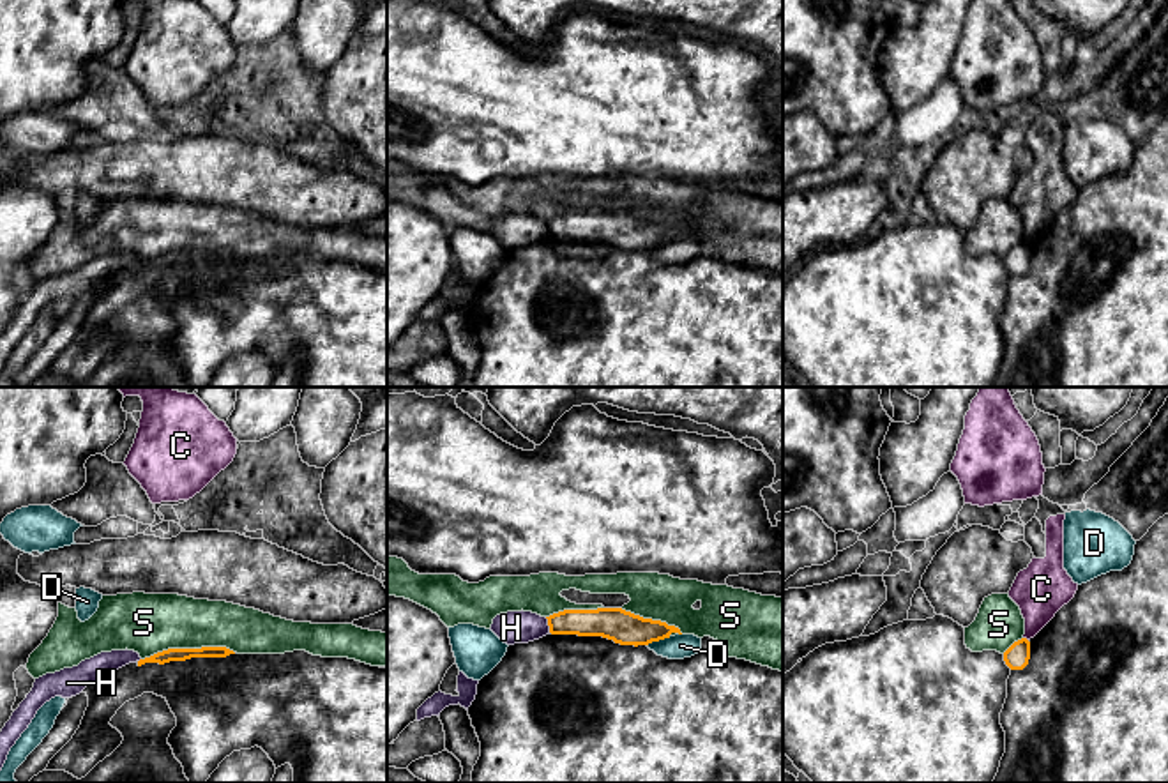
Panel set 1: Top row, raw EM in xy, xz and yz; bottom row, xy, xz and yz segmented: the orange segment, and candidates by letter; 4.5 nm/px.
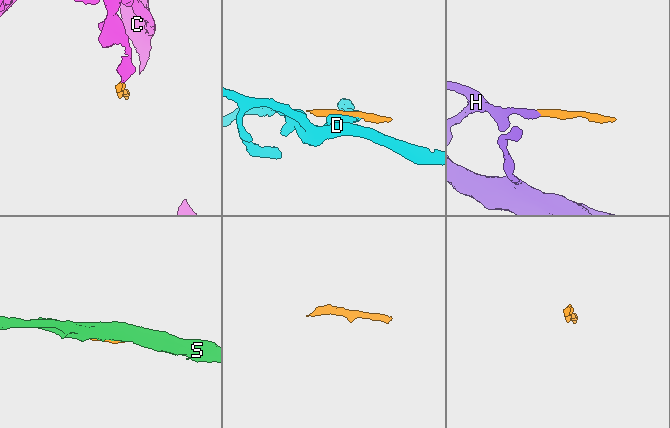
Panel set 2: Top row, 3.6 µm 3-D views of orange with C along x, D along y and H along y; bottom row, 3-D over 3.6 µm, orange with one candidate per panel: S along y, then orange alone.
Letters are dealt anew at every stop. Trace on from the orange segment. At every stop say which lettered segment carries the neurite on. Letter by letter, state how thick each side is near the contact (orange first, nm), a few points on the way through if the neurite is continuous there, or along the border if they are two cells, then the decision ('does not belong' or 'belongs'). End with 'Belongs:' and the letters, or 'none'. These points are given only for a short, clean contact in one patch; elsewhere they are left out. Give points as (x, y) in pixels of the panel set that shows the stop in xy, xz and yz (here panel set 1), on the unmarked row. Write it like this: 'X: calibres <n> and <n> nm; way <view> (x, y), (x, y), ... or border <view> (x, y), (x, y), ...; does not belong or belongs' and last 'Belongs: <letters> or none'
C: calibres 110 and 240 nm; border yz (1023, 241), (1027, 244); does not belong
D: calibres 150 and 110 nm; does not belong
H: calibres 130 and 150 nm; border xz (545, 221), (550, 235); does not belong
S: calibres 60 and 280 nm; does not belong
Belongs: none

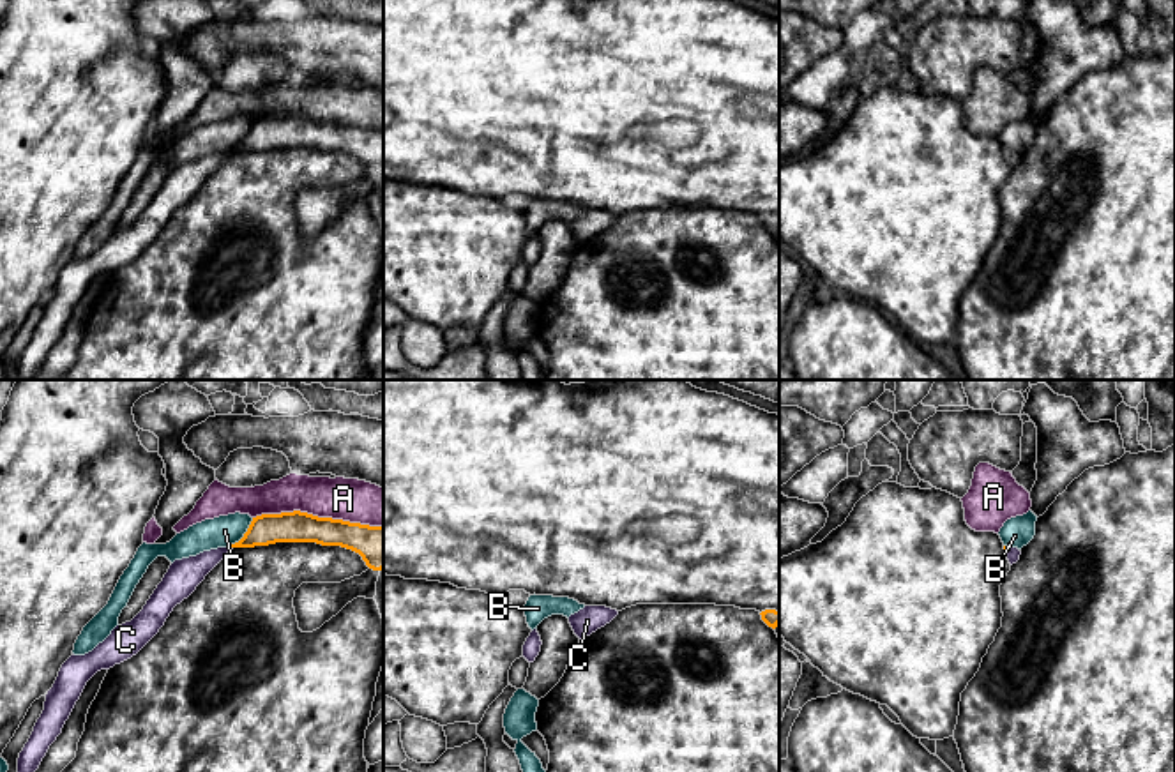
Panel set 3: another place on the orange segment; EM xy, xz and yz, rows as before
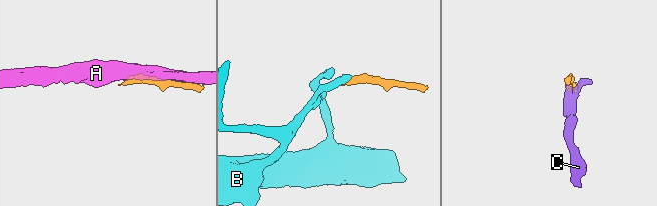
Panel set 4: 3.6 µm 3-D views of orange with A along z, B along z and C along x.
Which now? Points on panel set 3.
A: calibres 140 and 200 nm; does not belong
B: calibres 140 and 140 nm; border xy (253, 122), (248, 135), (230, 149); does not belong
C: belongs
Belongs: C

